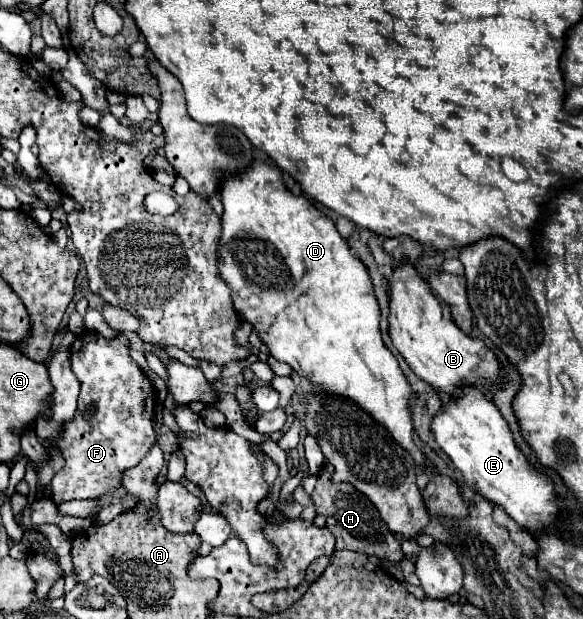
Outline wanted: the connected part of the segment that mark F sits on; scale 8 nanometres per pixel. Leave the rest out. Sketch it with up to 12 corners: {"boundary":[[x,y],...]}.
{"boundary":[[124,333],[76,335],[52,501],[96,499],[156,443]]}

